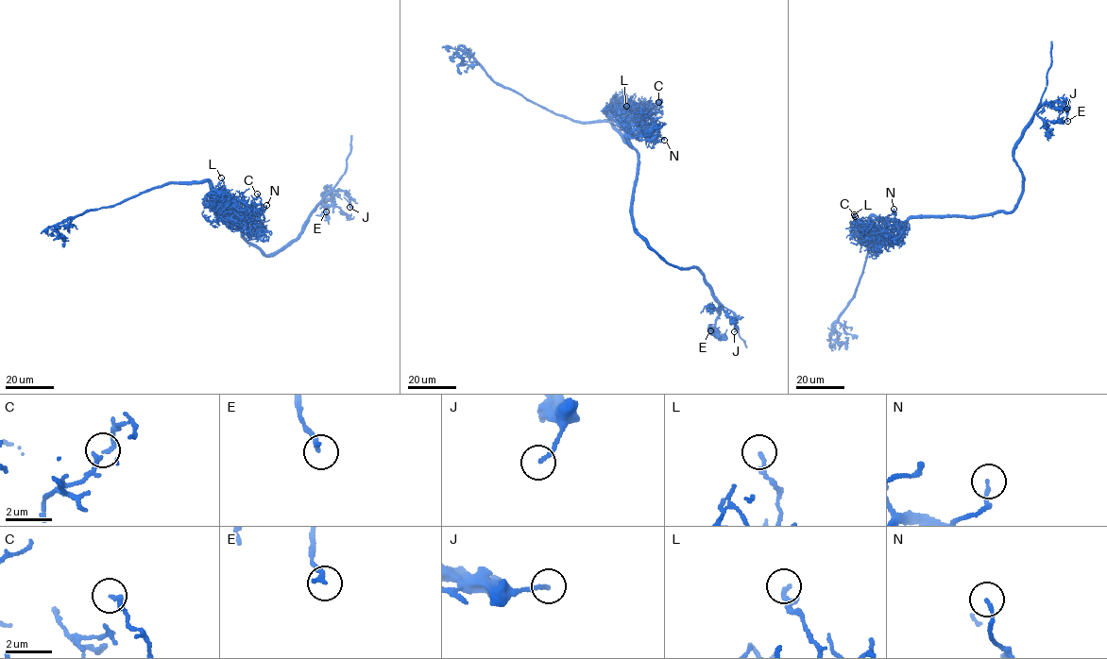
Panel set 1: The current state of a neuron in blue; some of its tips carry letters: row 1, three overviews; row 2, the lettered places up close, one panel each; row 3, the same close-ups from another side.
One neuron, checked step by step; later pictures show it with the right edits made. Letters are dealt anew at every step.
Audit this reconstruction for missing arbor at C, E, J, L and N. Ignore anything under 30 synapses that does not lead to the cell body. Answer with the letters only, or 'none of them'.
none of them

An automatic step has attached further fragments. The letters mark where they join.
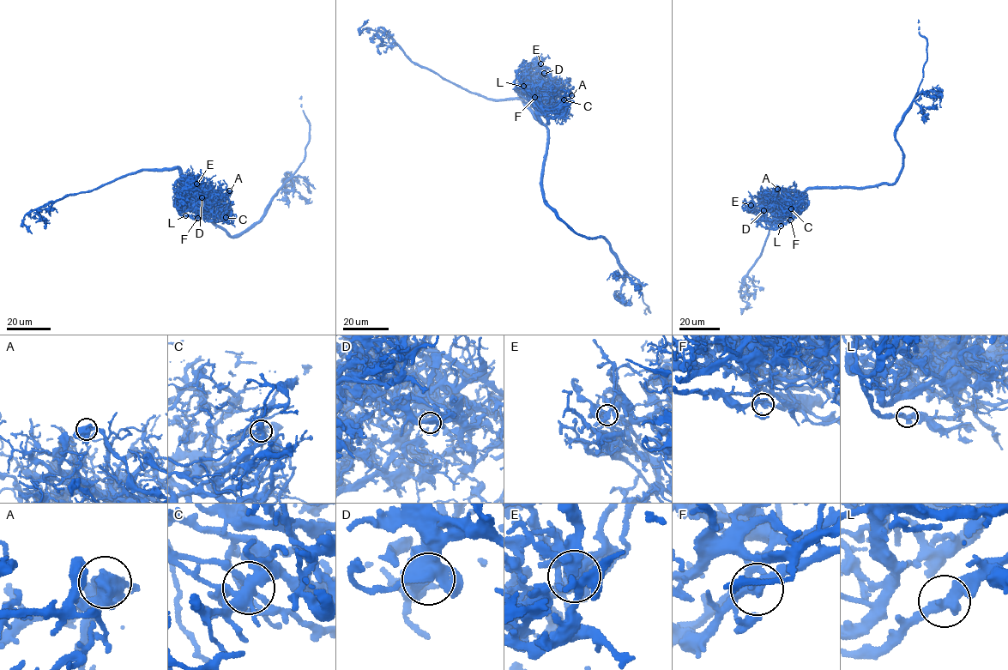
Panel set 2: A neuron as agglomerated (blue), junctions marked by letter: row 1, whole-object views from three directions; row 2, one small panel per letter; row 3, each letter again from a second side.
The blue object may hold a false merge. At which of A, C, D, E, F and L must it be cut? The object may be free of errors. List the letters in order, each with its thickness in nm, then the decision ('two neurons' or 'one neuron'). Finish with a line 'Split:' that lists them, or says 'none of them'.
A: 480 nm | one neuron
C: 380 nm | two neurons
D: 360 nm | one neuron
E: 280 nm | one neuron
F: 320 nm | one neuron
L: 360 nm | one neuron
Split: C

